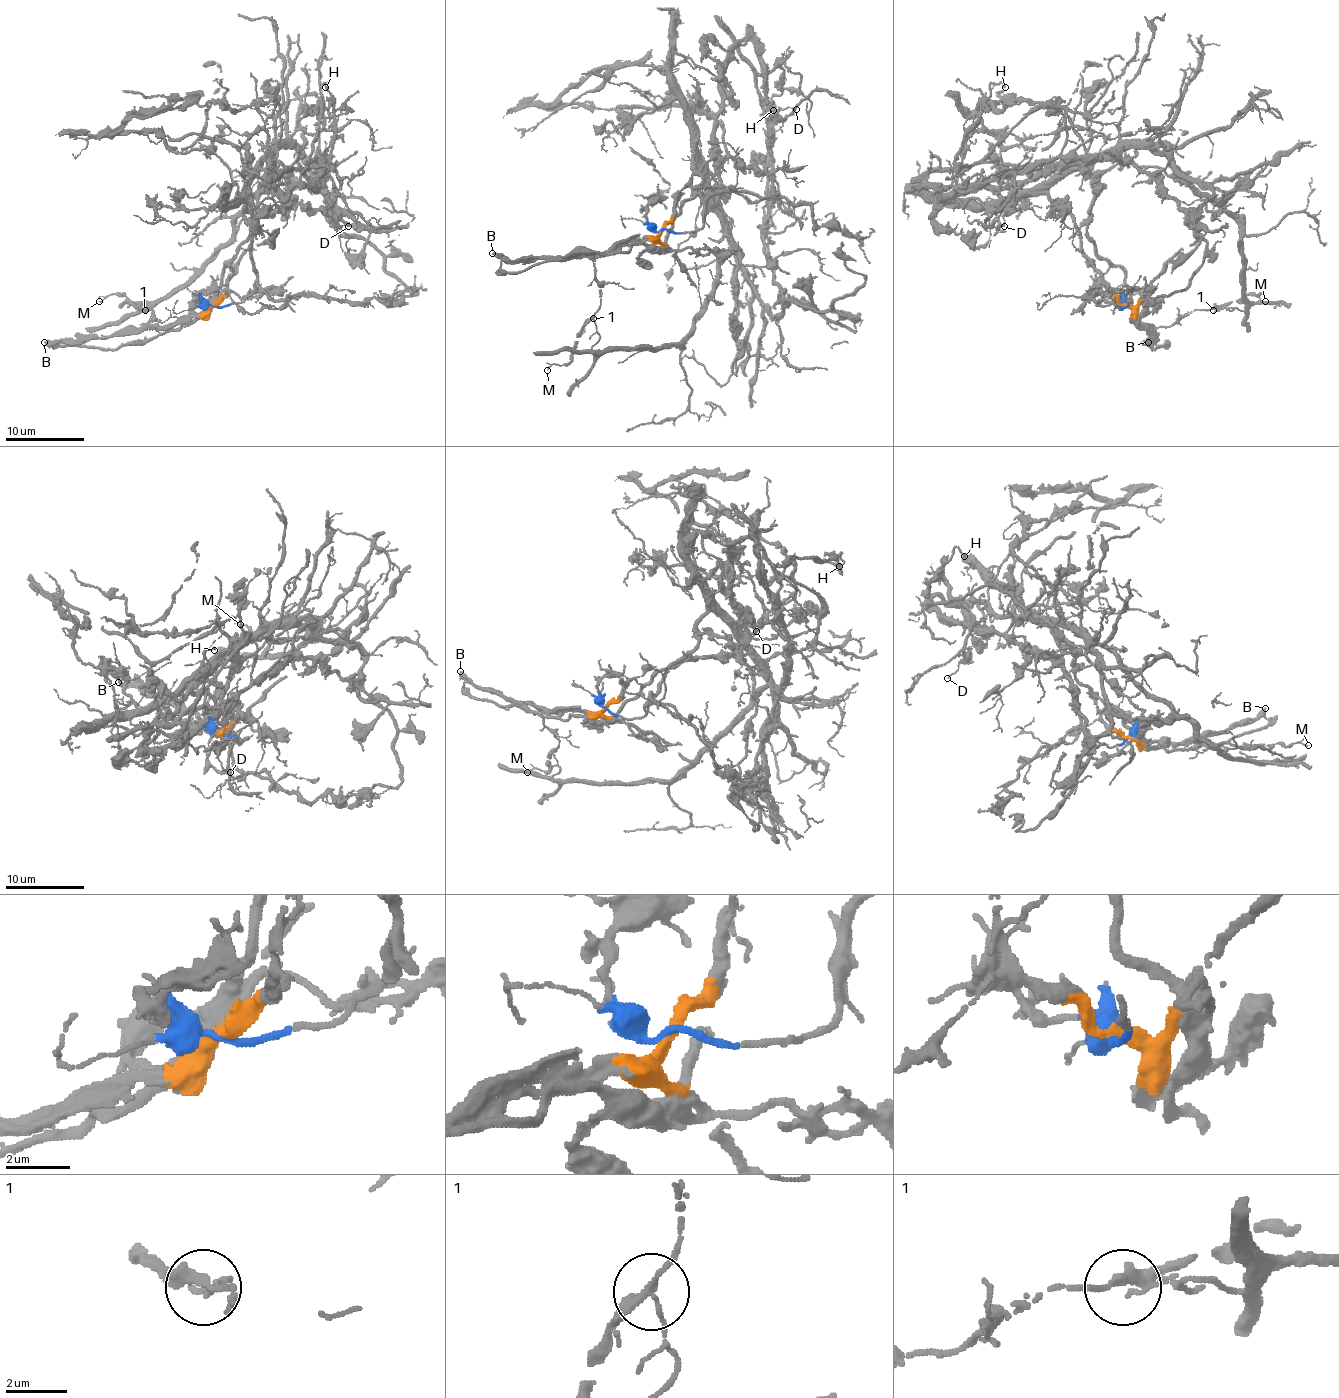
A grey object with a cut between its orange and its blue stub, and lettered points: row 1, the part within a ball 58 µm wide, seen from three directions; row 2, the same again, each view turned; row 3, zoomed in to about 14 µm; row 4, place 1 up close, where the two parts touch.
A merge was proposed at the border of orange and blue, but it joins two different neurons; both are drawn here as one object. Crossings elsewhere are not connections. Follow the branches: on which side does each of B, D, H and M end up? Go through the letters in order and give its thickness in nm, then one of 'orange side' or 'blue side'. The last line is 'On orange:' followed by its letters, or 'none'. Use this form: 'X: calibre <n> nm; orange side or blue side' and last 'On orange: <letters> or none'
B: calibre 420 nm; orange side
D: calibre 110 nm; blue side
H: calibre 130 nm; blue side
M: calibre 100 nm; orange side
On orange: B, M

